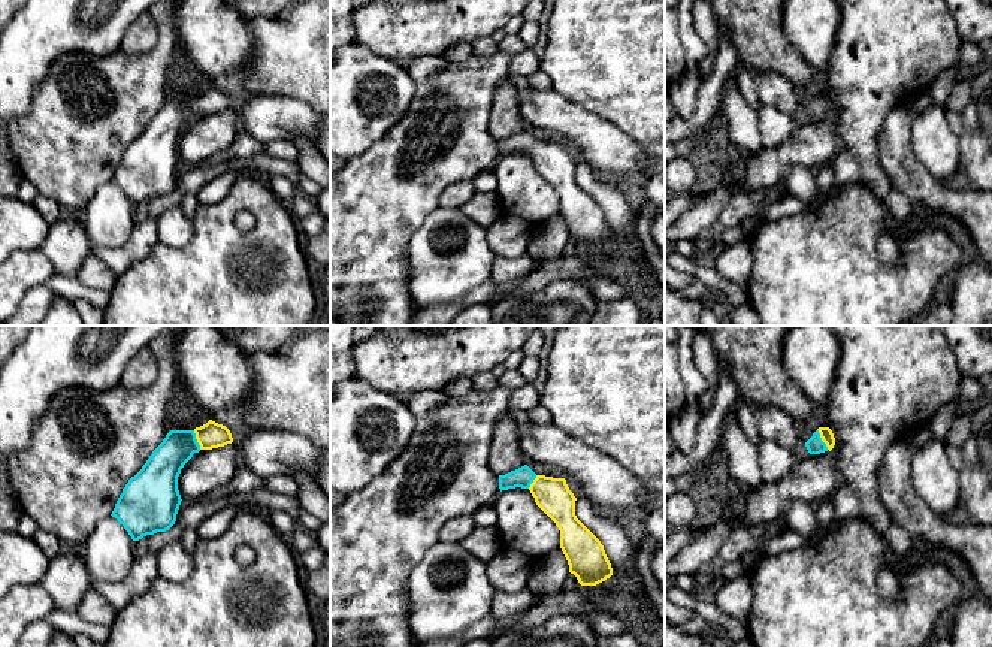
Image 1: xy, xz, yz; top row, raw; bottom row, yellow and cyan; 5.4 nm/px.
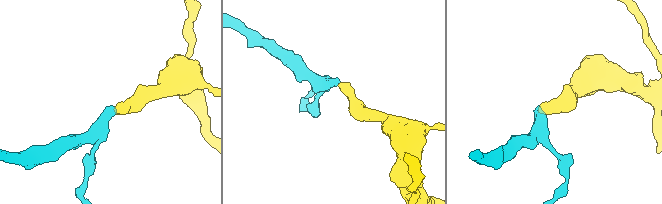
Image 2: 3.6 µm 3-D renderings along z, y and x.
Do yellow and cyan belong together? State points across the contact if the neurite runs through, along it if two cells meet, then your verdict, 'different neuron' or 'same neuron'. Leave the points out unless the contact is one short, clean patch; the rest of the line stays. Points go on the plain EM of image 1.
runs through yz (826, 100), (822, 105), (814, 111); same neuron

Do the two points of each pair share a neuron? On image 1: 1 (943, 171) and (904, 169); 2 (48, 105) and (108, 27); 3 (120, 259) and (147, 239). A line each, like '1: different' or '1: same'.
1: different
2: different
3: same

